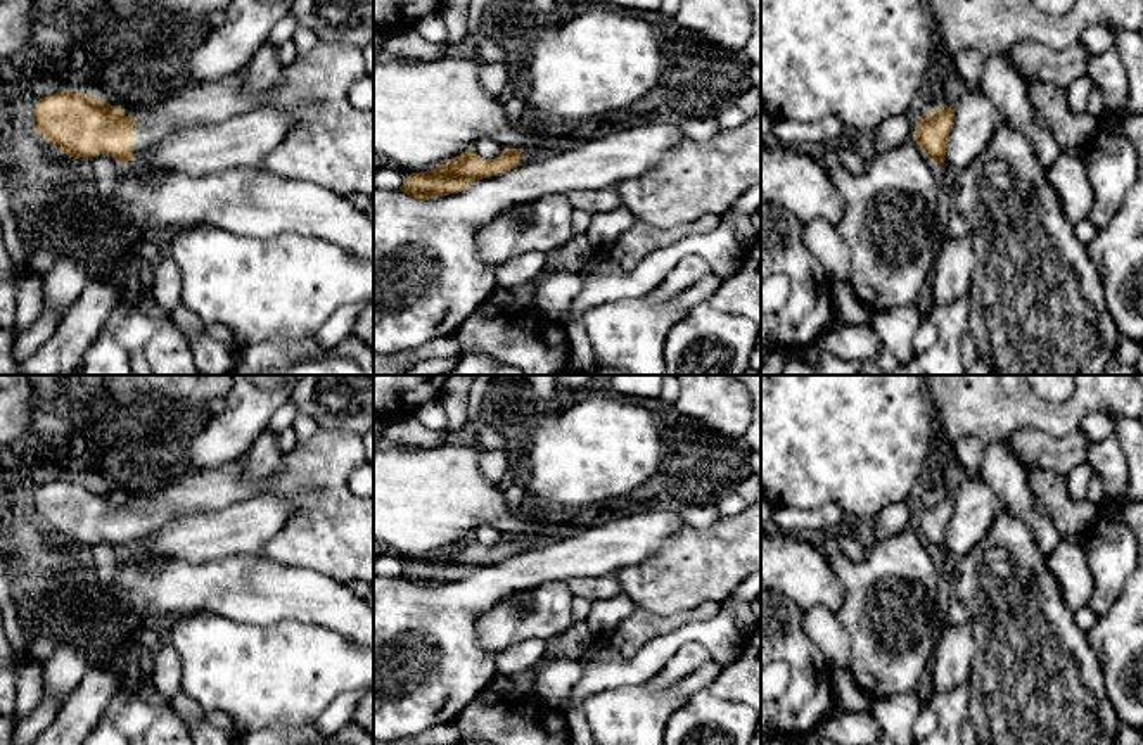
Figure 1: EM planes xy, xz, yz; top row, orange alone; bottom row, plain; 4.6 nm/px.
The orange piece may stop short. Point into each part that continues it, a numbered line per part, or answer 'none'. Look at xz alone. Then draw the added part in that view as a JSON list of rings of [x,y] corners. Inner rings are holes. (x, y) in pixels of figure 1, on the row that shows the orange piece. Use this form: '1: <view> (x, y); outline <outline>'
1: xz (526, 154); outline [[[520,149],[519,152],[520,152],[519,164],[533,162],[534,159],[540,159],[546,154],[545,150],[534,149]]]

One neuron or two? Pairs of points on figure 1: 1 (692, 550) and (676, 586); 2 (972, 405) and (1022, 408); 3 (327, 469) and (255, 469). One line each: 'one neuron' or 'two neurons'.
1: one neuron
2: one neuron
3: two neurons

